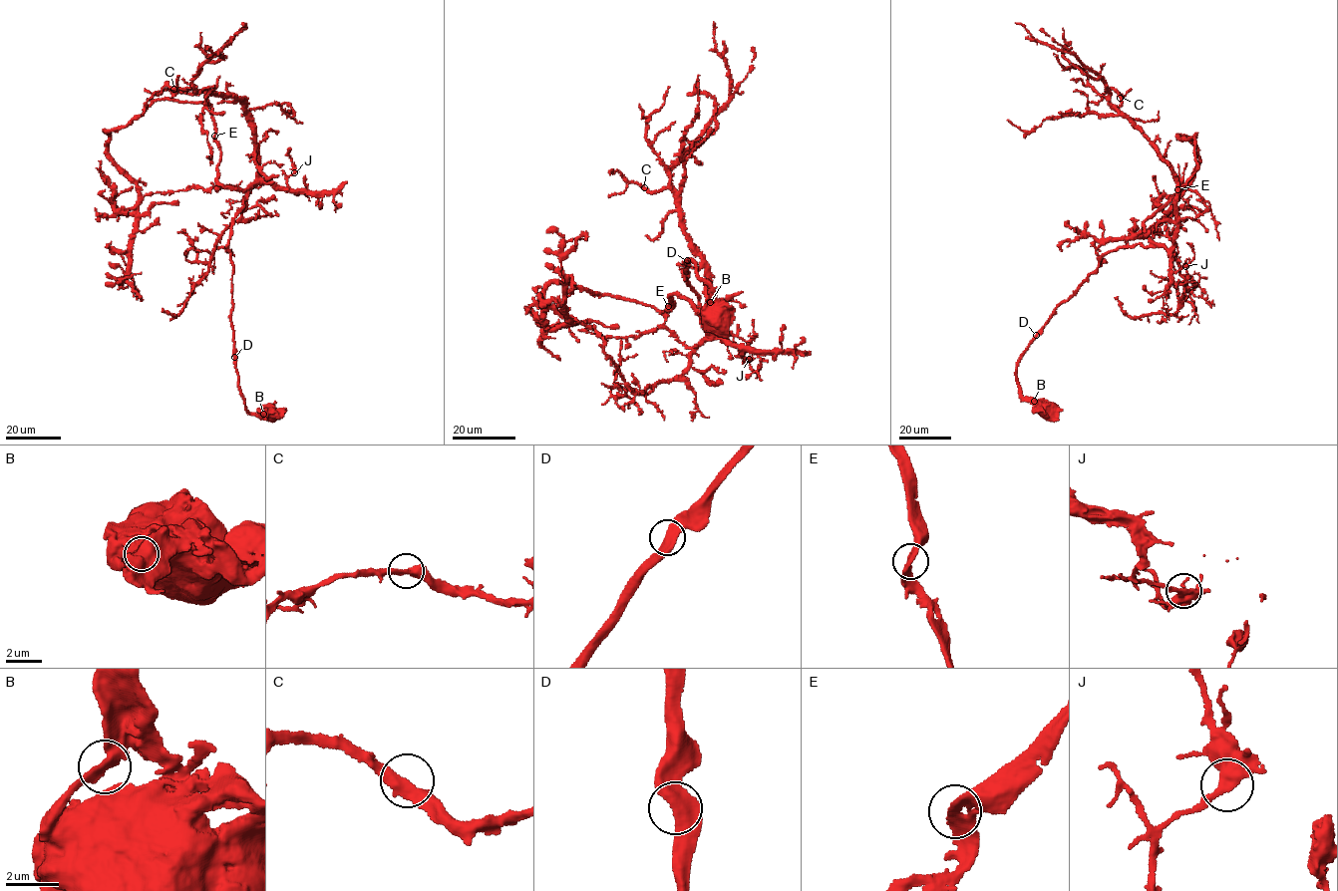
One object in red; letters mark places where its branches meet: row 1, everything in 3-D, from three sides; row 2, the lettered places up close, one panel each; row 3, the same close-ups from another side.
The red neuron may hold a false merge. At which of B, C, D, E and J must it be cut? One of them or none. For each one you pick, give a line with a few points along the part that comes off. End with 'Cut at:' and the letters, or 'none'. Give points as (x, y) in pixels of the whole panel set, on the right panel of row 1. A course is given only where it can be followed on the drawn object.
Cut at: none

